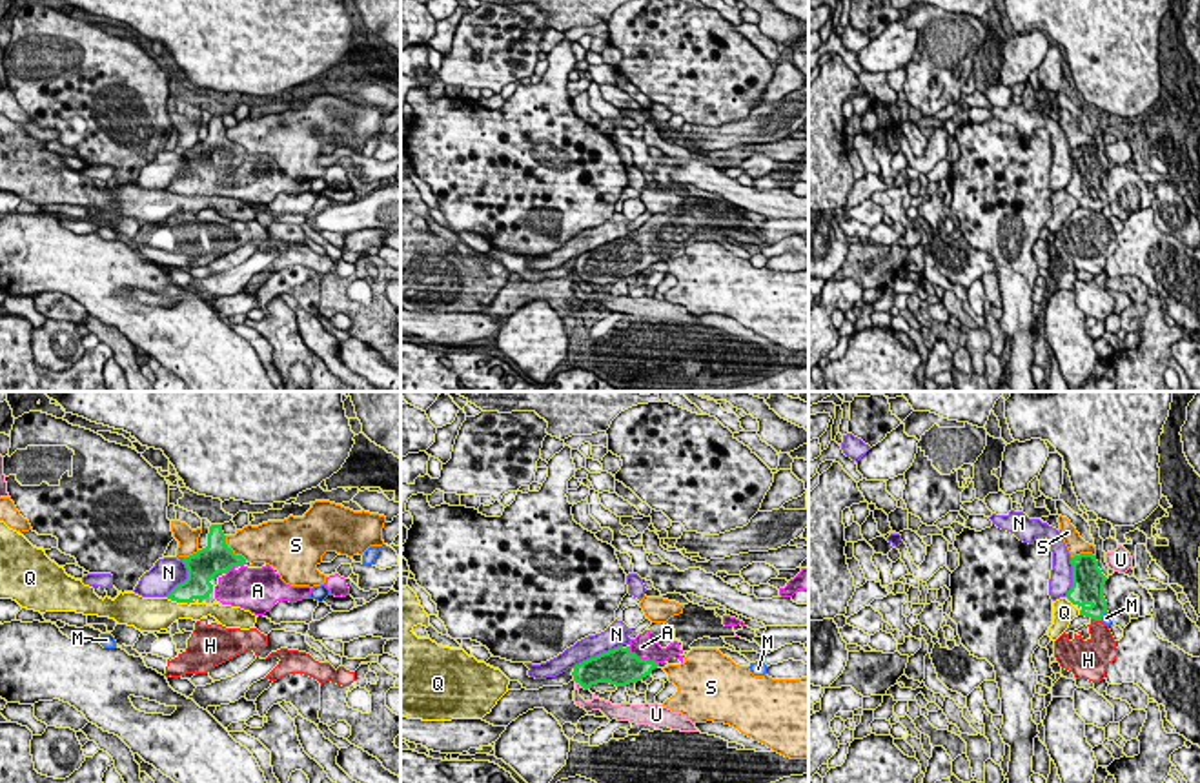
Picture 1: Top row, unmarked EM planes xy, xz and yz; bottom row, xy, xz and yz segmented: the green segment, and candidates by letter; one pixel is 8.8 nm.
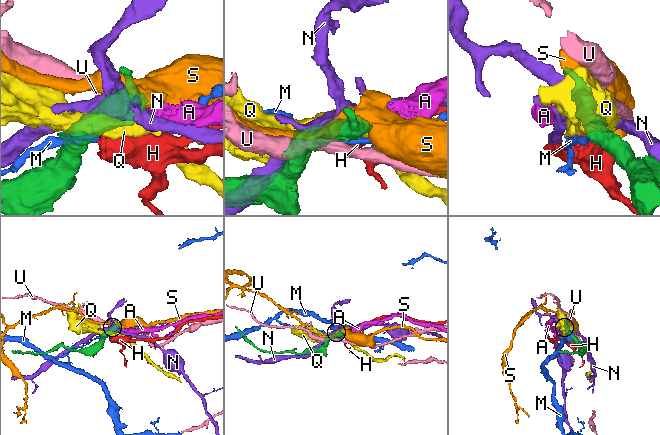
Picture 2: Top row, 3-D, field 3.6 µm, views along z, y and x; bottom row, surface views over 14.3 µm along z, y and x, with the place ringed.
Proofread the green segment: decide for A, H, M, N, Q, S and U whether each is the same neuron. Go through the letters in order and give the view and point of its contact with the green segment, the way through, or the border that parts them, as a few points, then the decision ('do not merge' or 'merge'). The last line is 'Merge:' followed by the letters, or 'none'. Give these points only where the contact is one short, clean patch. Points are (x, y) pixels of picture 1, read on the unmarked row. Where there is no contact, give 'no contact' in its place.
A: xz (643, 252) | merge
H: yz (1097, 212) | do not merge
M: yz (1102, 208) | do not merge
N: xz (596, 248) | do not merge
Q: xy (177, 193) | do not merge
S: xy (232, 142) | do not merge
U: xz (579, 275) | along xz (576, 274), (583, 279) | do not merge
Merge: A

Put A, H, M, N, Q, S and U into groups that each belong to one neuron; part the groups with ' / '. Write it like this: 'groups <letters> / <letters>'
groups A / H / M / N / Q / S / U

